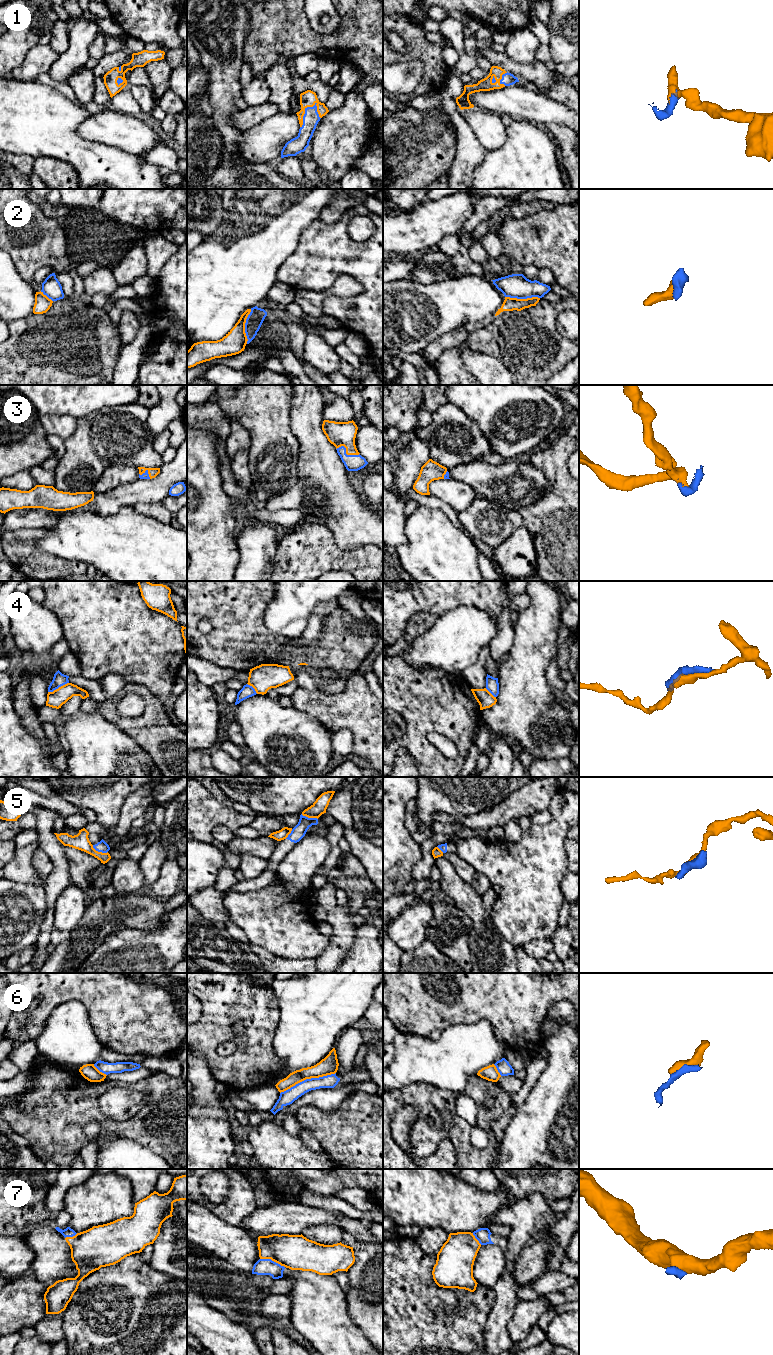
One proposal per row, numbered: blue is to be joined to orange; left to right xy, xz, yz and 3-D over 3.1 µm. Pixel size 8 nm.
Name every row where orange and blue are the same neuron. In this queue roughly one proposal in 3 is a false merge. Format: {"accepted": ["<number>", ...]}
{"accepted": ["1", "3", "7"]}

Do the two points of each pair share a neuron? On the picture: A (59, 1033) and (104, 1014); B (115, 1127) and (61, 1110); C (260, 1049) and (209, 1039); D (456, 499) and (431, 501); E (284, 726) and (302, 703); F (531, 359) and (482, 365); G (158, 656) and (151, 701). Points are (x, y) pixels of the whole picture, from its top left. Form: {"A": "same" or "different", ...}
{"A": "different", "B": "same", "C": "same", "D": "different", "E": "different", "F": "different", "G": "different"}

